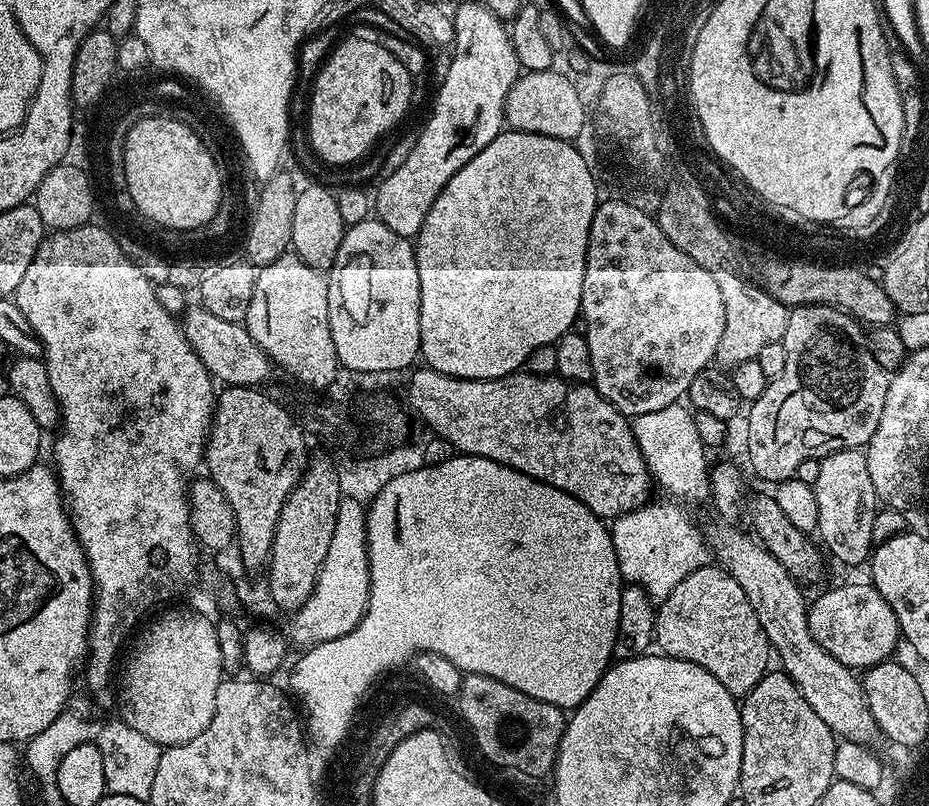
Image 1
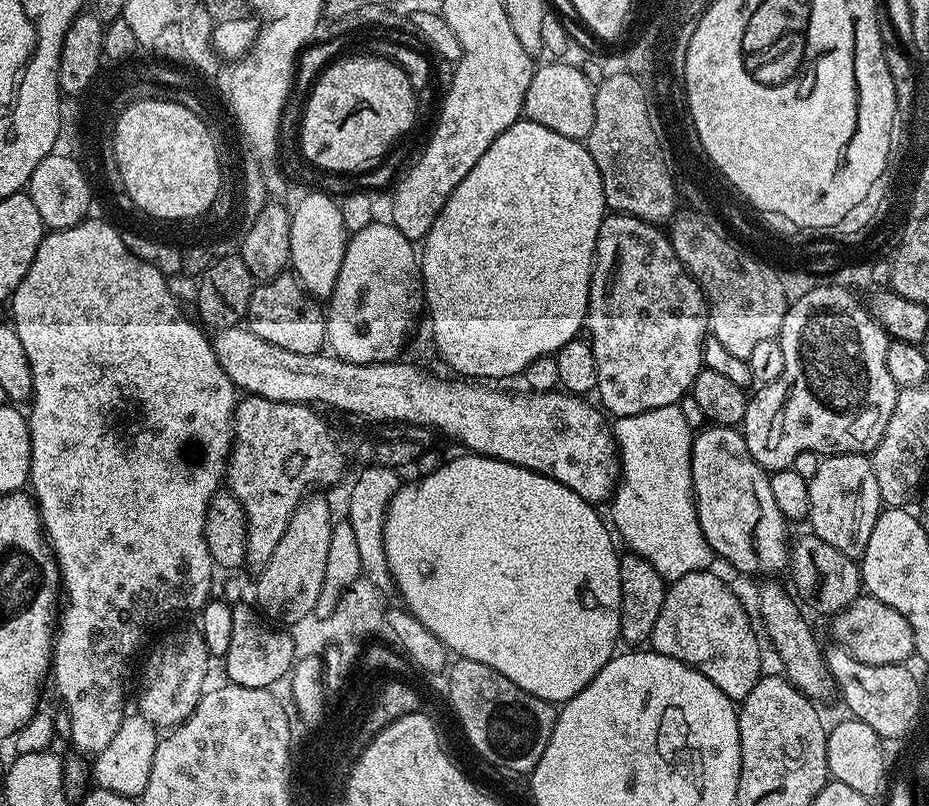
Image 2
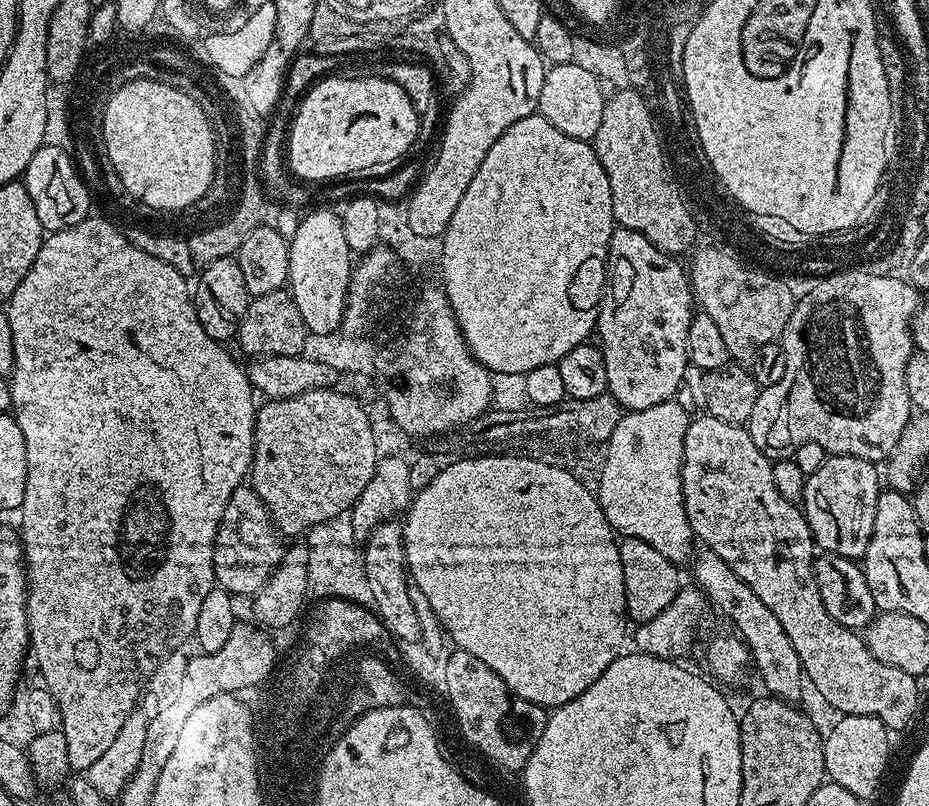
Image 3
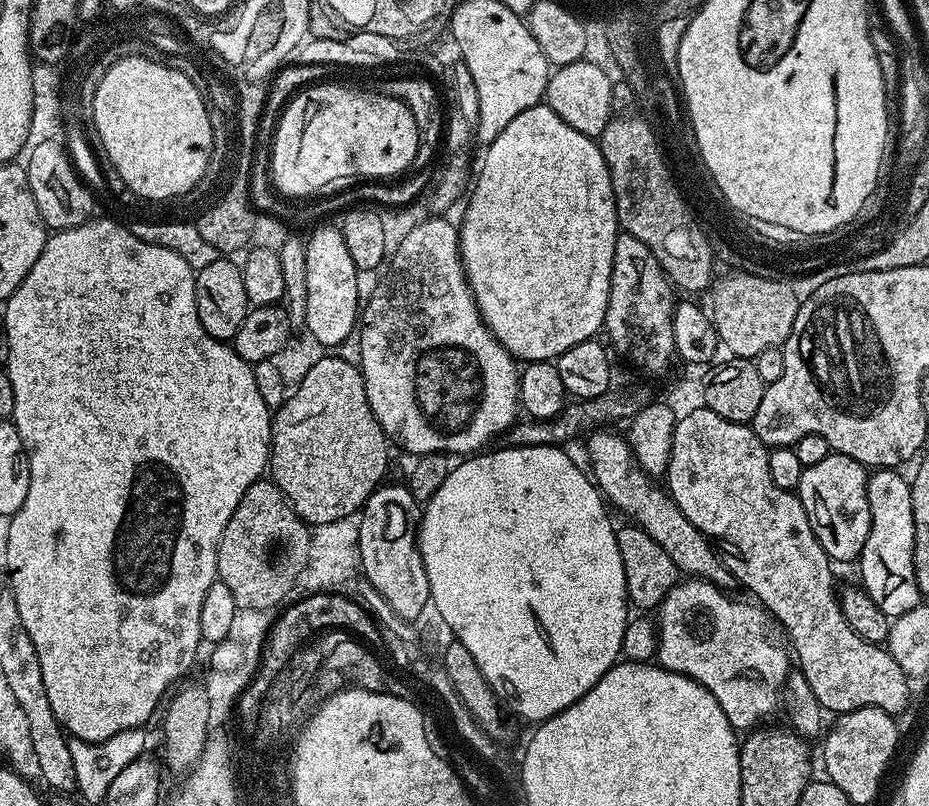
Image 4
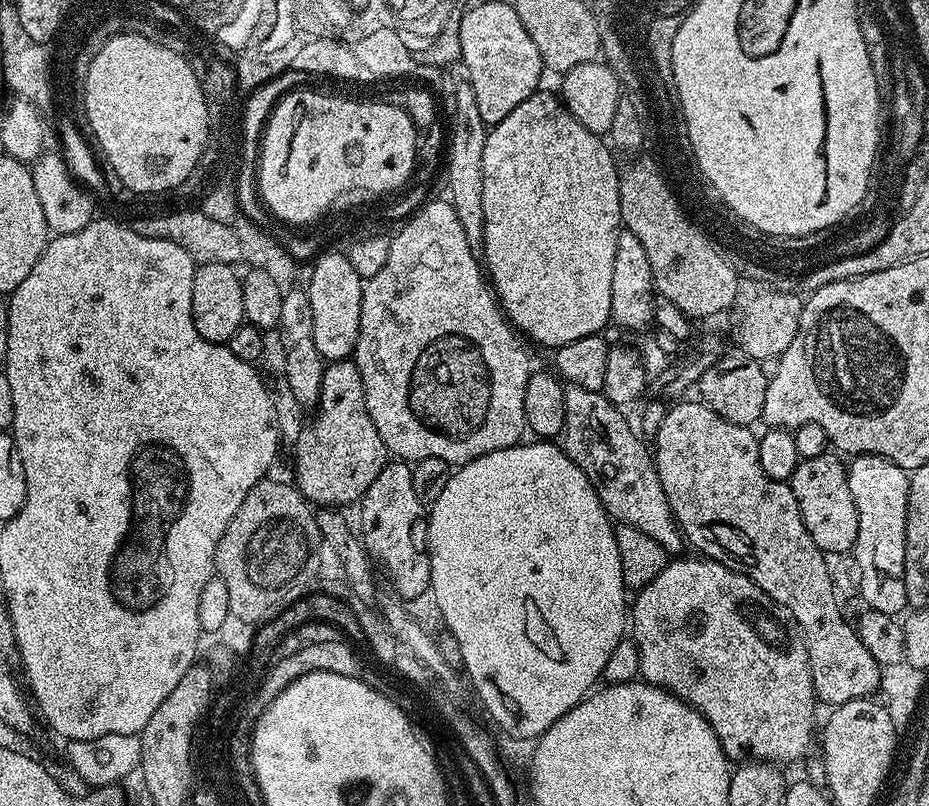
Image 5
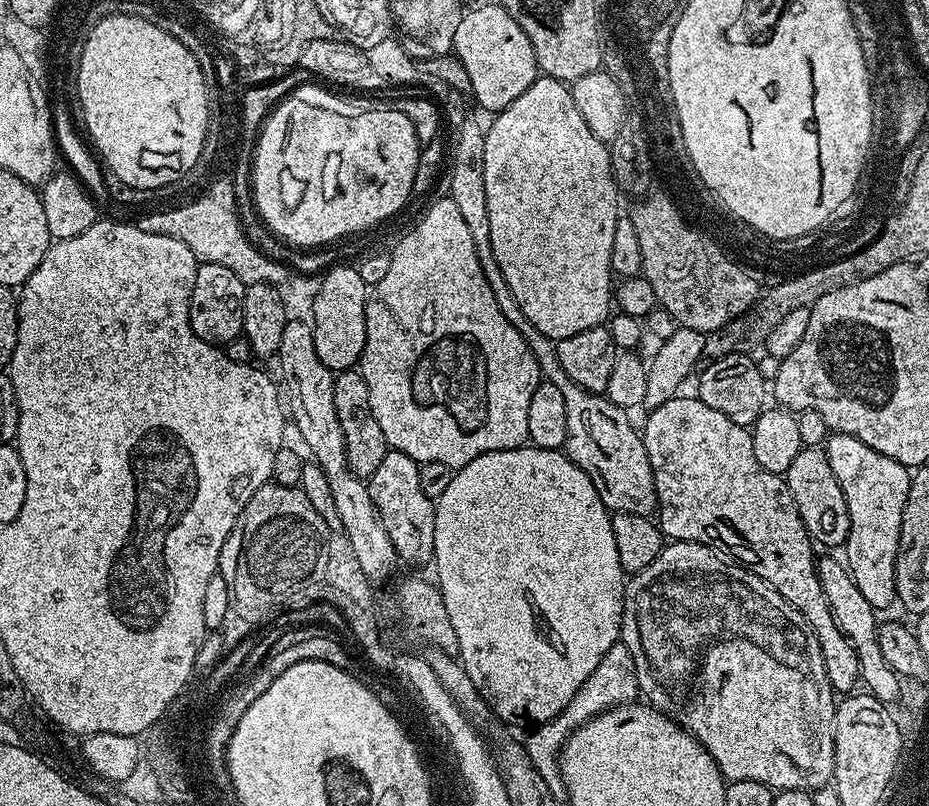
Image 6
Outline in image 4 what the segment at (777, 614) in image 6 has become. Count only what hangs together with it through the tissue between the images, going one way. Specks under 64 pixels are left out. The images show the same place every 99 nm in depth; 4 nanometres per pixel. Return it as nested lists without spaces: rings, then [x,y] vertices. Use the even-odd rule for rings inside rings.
[[[684,578],[681,579],[673,588],[668,591],[666,598],[660,604],[658,609],[658,627],[656,629],[656,654],[655,659],[658,661],[661,668],[677,672],[683,676],[688,676],[694,682],[698,682],[702,686],[706,686],[706,690],[710,690],[710,694],[714,694],[714,698],[718,698],[718,706],[722,706],[722,714],[726,714],[728,721],[732,723],[732,727],[737,730],[752,730],[757,726],[763,725],[767,716],[772,716],[782,704],[782,693],[784,684],[787,682],[790,673],[790,645],[784,635],[784,628],[780,625],[775,616],[768,612],[768,609],[763,604],[755,599],[747,598],[748,600],[739,600],[731,591],[720,588],[718,585],[711,584],[706,579],[699,578]]]

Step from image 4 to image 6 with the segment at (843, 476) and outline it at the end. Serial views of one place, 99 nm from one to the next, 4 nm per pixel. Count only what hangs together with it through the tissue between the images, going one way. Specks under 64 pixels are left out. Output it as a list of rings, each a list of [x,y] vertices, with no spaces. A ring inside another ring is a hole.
[[[803,447],[800,453],[790,462],[790,470],[786,473],[788,489],[794,498],[794,506],[806,526],[808,535],[812,537],[817,545],[825,544],[825,549],[836,550],[839,546],[847,545],[850,534],[850,510],[846,506],[846,498],[842,494],[842,486],[838,486],[838,478],[834,478],[834,470],[830,470],[830,458],[824,453],[823,447]]]

